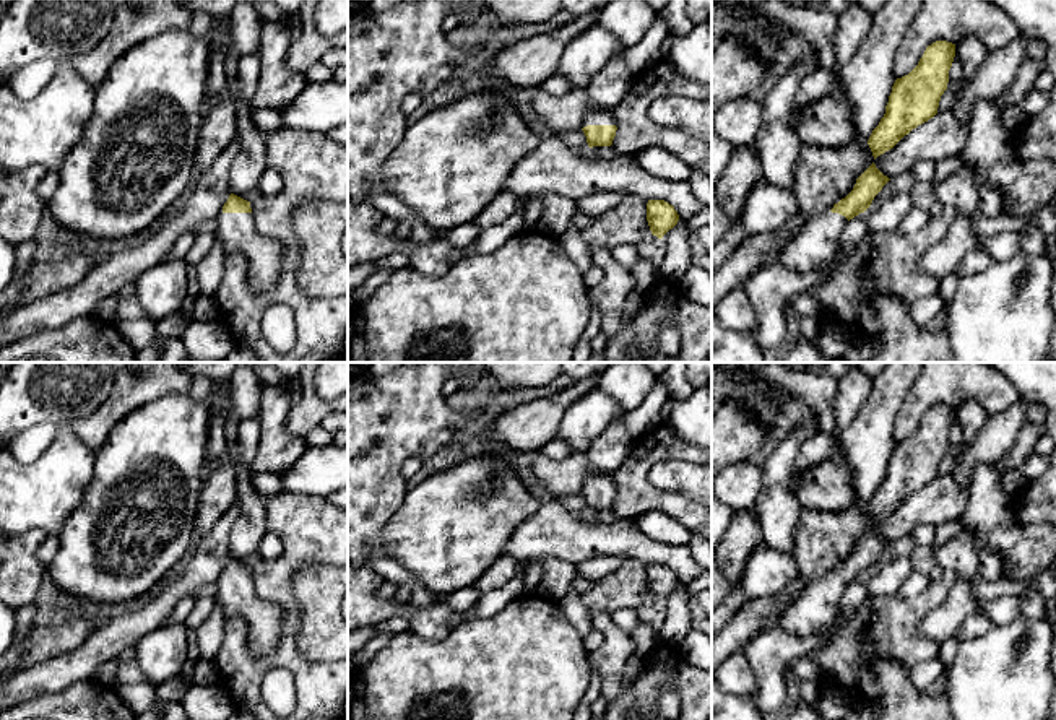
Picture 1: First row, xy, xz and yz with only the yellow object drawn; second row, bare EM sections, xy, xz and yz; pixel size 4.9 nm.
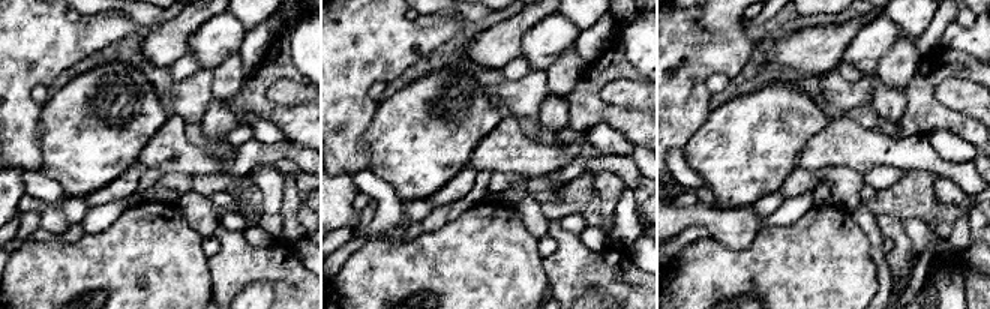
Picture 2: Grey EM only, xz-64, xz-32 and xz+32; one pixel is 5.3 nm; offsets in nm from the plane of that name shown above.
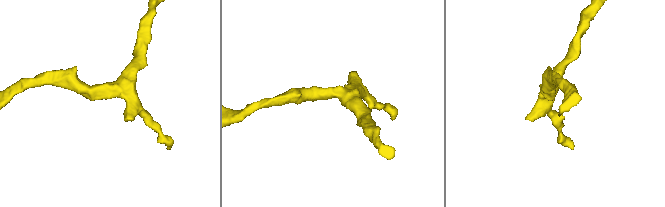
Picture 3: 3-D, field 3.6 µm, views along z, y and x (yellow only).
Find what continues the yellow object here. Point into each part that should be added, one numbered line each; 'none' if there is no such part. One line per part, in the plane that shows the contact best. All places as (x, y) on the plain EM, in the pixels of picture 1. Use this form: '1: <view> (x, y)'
1: xz (595, 480)

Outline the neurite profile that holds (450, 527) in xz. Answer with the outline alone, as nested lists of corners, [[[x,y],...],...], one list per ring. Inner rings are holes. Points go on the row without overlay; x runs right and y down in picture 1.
[[[484,450],[408,489],[401,507],[385,527],[383,541],[388,557],[413,572],[429,593],[440,598],[474,585],[504,554],[517,525],[539,505],[541,501],[512,470],[504,453]]]

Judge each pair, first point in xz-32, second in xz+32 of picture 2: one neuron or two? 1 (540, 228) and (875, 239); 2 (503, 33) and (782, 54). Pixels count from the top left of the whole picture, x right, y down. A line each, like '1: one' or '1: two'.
1: one
2: one

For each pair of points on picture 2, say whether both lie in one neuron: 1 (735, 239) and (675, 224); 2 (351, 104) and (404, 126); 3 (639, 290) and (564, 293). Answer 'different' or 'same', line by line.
1: same
2: different
3: same

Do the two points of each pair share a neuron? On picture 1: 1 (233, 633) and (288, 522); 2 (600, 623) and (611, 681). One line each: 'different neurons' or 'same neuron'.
1: same neuron
2: same neuron

